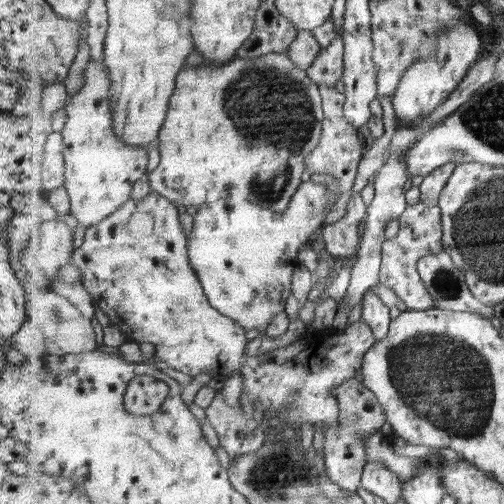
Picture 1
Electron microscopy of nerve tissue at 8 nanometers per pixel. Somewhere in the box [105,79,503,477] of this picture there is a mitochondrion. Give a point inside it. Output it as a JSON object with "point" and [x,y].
{"point":[447,382]}

